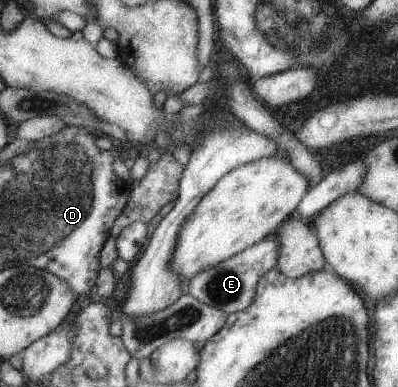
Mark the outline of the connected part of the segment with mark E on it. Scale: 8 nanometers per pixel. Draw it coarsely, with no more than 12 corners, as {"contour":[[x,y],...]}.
{"contour":[[274,235],[190,277],[185,293],[225,315],[276,267]]}

